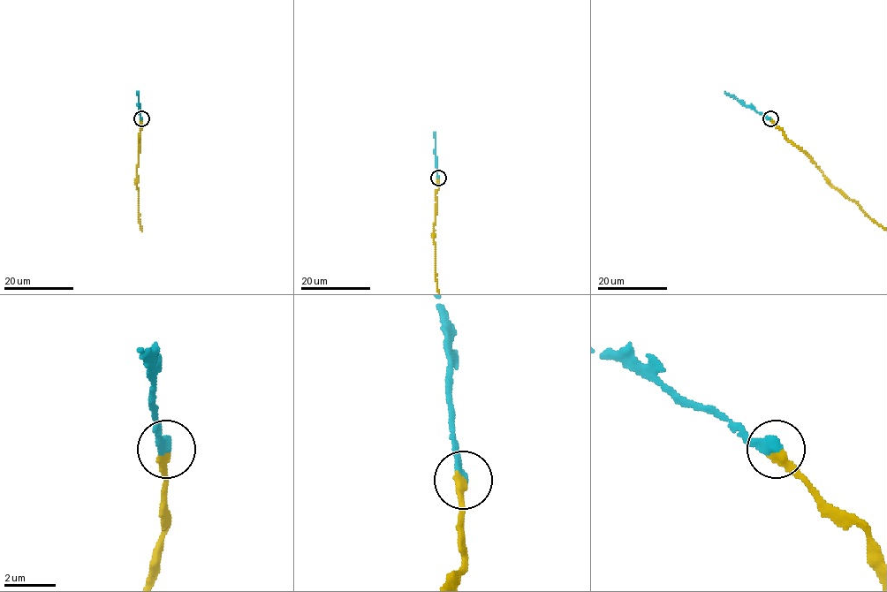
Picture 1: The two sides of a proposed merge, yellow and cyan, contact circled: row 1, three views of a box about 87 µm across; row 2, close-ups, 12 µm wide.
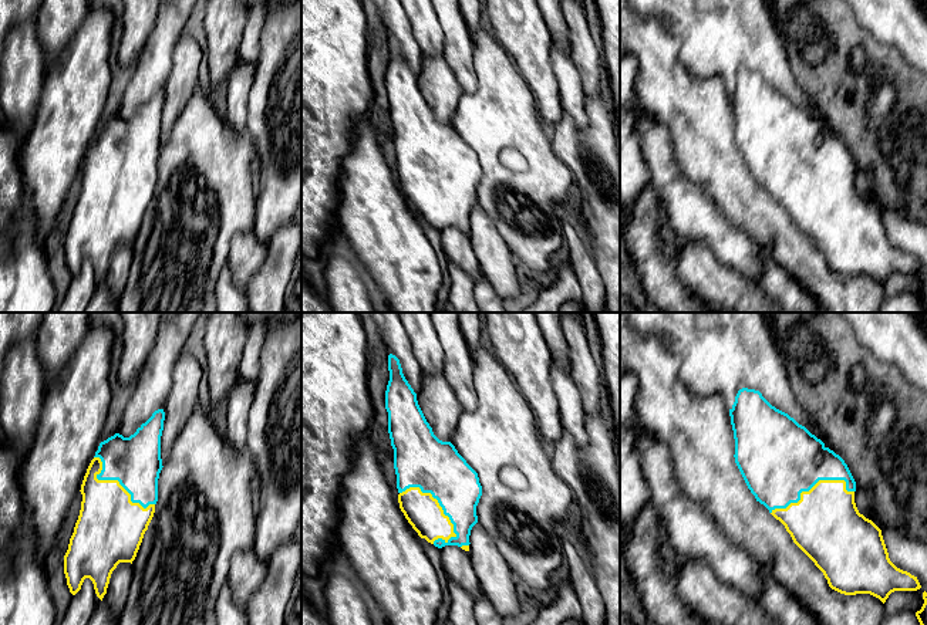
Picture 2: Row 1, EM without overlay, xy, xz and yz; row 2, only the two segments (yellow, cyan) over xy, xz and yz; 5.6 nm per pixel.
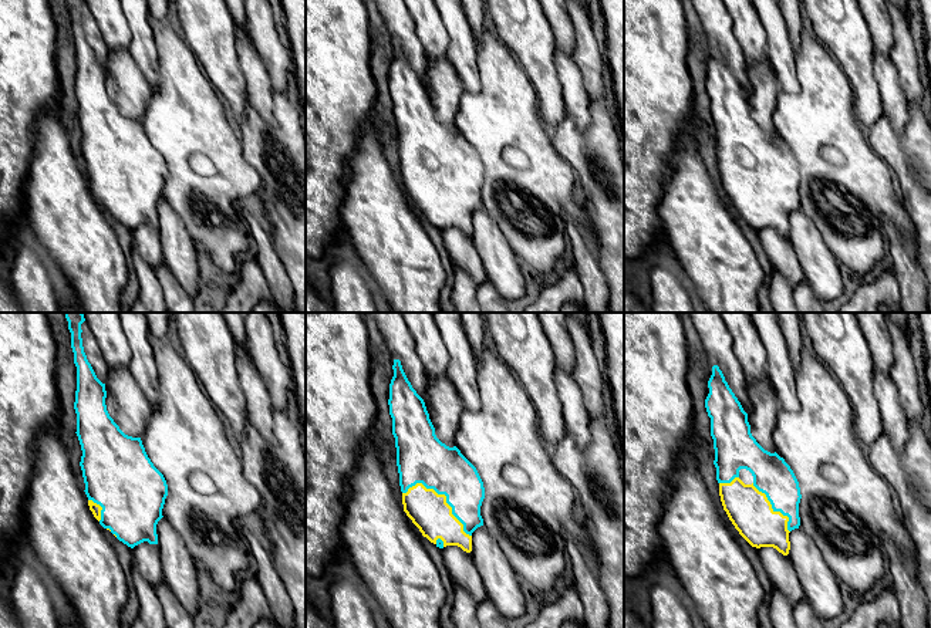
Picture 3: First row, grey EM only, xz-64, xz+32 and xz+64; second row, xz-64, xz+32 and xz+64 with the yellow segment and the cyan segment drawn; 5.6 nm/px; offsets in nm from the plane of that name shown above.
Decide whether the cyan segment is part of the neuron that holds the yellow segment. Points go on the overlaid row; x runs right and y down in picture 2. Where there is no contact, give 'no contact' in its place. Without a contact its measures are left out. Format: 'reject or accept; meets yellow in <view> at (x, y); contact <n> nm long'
accept; meets yellow in xz at (437, 500); contact 420 nm long

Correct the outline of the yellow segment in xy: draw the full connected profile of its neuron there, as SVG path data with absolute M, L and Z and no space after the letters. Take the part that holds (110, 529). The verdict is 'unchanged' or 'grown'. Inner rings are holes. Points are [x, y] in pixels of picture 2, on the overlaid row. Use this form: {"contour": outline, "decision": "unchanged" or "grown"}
{"contour": "M158 409L129 438L115 433L100 443L81 484L81 510L64 555L73 595L90 578L102 601L117 565L135 560L158 501L164 420Z", "decision": "grown"}

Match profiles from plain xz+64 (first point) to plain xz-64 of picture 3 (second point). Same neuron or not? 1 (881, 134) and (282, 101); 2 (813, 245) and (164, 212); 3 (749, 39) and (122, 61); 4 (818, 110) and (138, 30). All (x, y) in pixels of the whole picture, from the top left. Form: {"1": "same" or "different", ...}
{"1": "same", "2": "same", "3": "different", "4": "different"}

